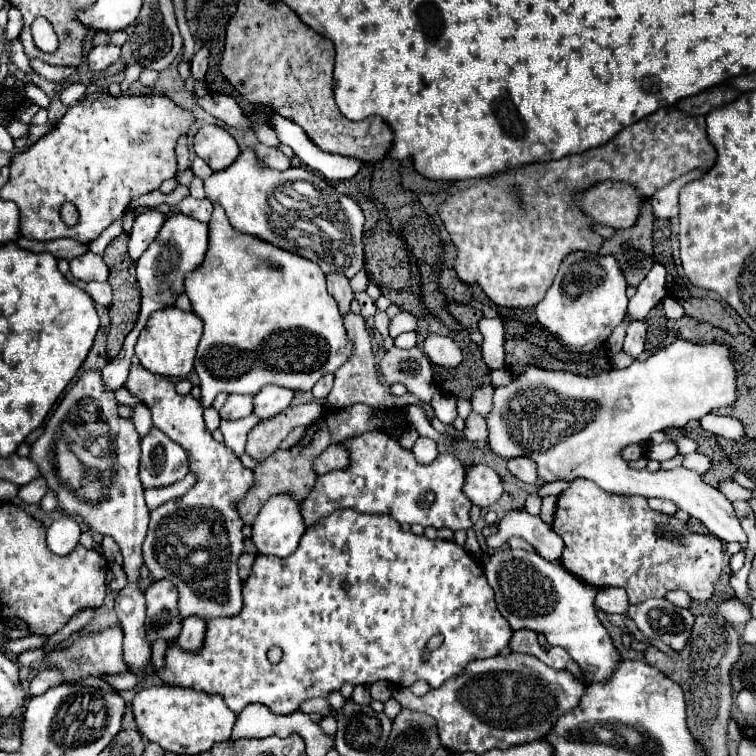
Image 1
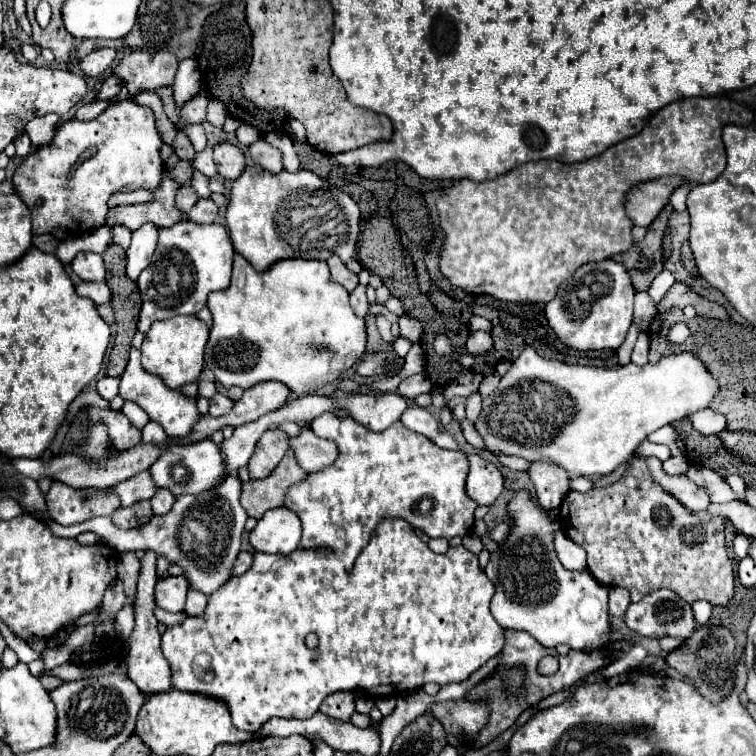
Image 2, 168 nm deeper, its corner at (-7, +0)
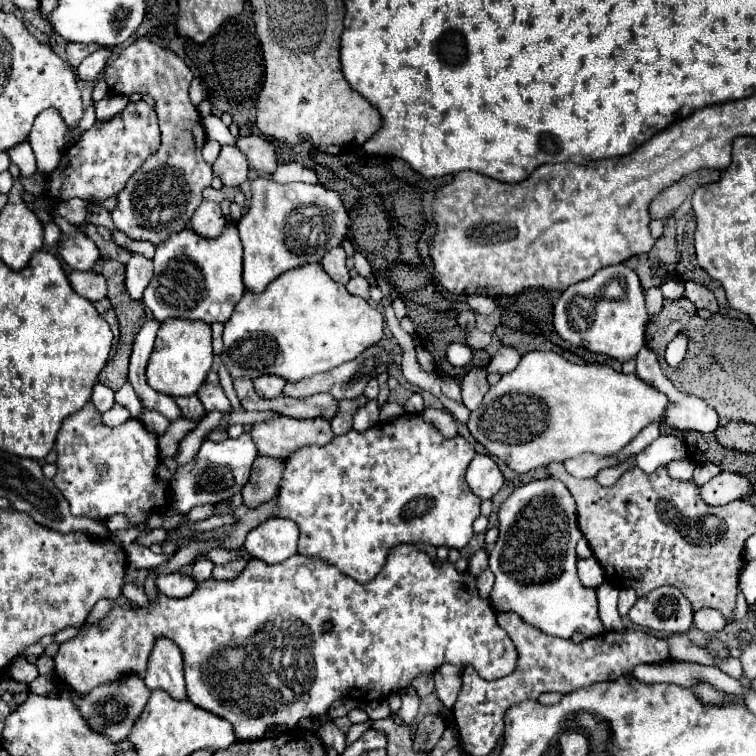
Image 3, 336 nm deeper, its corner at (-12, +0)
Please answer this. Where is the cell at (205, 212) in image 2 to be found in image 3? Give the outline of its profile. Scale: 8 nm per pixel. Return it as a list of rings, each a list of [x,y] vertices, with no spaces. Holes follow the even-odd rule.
[[[202,202],[190,220],[190,228],[200,236],[218,236],[224,224],[224,214],[220,210],[220,204],[216,202]]]

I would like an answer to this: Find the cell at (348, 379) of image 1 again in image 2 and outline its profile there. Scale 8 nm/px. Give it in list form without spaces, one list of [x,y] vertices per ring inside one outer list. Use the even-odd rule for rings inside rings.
[[[357,286],[351,294],[351,306],[355,310],[357,316],[365,316],[369,312],[369,302],[367,302],[367,296],[365,296],[365,286]]]

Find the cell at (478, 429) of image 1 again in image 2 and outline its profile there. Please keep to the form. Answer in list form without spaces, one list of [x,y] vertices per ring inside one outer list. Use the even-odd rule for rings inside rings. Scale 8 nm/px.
[[[473,392],[469,398],[467,398],[467,418],[471,420],[471,422],[475,422],[477,418],[479,418],[479,414],[481,414],[481,394],[479,392]]]

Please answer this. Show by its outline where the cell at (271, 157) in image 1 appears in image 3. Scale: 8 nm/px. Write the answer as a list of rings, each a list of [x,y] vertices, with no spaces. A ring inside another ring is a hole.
[[[266,136],[238,138],[236,146],[246,154],[252,168],[256,168],[256,170],[260,170],[264,174],[274,174],[276,172],[276,168],[278,168],[276,146]]]

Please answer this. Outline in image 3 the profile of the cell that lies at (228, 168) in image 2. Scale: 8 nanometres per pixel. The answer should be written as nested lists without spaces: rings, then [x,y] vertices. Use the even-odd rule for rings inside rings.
[[[222,146],[214,164],[214,174],[220,176],[226,186],[234,188],[248,180],[248,162],[244,160],[244,154],[238,150],[238,146]]]

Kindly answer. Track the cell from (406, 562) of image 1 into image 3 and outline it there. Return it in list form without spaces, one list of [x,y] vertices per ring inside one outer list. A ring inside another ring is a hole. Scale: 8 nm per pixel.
[[[398,544],[396,548],[390,548],[384,568],[378,572],[372,581],[364,582],[364,584],[360,584],[360,582],[352,580],[350,576],[346,576],[344,572],[340,572],[340,568],[336,564],[332,564],[328,560],[314,560],[314,558],[308,558],[308,556],[302,556],[302,554],[294,554],[292,558],[288,558],[280,564],[272,564],[272,566],[266,564],[266,562],[260,562],[258,558],[250,558],[246,568],[242,570],[242,574],[238,578],[232,578],[232,580],[214,580],[212,578],[212,580],[200,584],[184,600],[172,600],[172,598],[166,598],[166,596],[158,596],[158,604],[148,606],[148,608],[138,608],[136,612],[126,610],[126,608],[114,608],[96,626],[92,626],[88,630],[80,630],[78,636],[74,636],[72,640],[66,640],[66,642],[60,644],[60,650],[54,658],[56,660],[54,672],[60,680],[64,680],[66,686],[76,690],[78,694],[88,694],[98,684],[108,682],[108,680],[118,680],[120,676],[130,674],[130,672],[138,674],[138,676],[144,676],[148,652],[152,648],[152,640],[158,638],[158,636],[166,636],[166,638],[174,640],[174,644],[178,644],[180,650],[182,650],[188,700],[194,702],[196,706],[200,706],[208,712],[214,712],[216,716],[222,716],[228,722],[232,722],[238,740],[260,740],[270,726],[294,728],[300,718],[316,718],[316,716],[326,714],[330,704],[338,698],[354,698],[354,700],[370,702],[370,700],[384,698],[392,692],[402,692],[402,690],[412,686],[414,678],[424,676],[424,674],[432,674],[442,664],[452,664],[452,666],[458,666],[458,668],[472,666],[486,680],[506,676],[508,672],[512,672],[512,668],[516,664],[516,650],[512,648],[512,640],[508,640],[508,634],[498,626],[498,622],[494,618],[494,610],[488,604],[488,600],[480,598],[478,588],[476,588],[476,576],[472,576],[468,570],[464,570],[464,572],[456,570],[456,566],[448,560],[438,560],[438,558],[434,560],[434,558],[430,558],[428,552],[416,550],[410,544]],[[376,604],[378,604],[378,607],[374,607]],[[324,622],[332,622],[332,636],[324,636],[324,632],[322,632]],[[228,646],[230,648],[234,646],[230,650],[230,654],[226,654]]]

